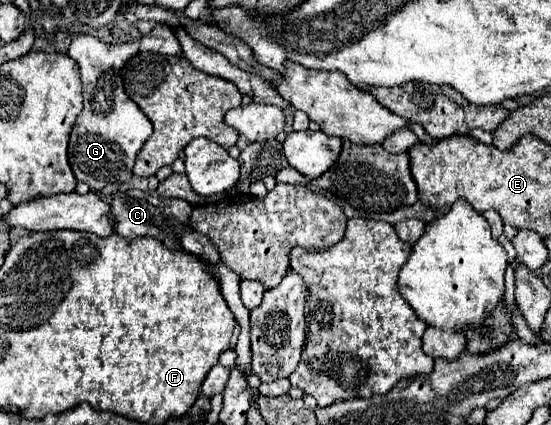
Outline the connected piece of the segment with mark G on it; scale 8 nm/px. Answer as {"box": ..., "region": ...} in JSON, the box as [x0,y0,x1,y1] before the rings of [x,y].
{"box":[69,24,183,192],"region":[[[165,24],[155,26],[137,42],[105,44],[95,36],[77,36],[69,46],[69,56],[79,64],[83,80],[83,112],[77,116],[71,132],[69,162],[75,178],[91,186],[93,192],[103,190],[107,184],[127,182],[133,176],[137,152],[153,134],[151,120],[137,108],[137,104],[133,104],[133,100],[129,100],[123,90],[123,78],[119,78],[119,70],[125,62],[141,50],[157,50],[165,56],[183,56],[175,32]]]}

